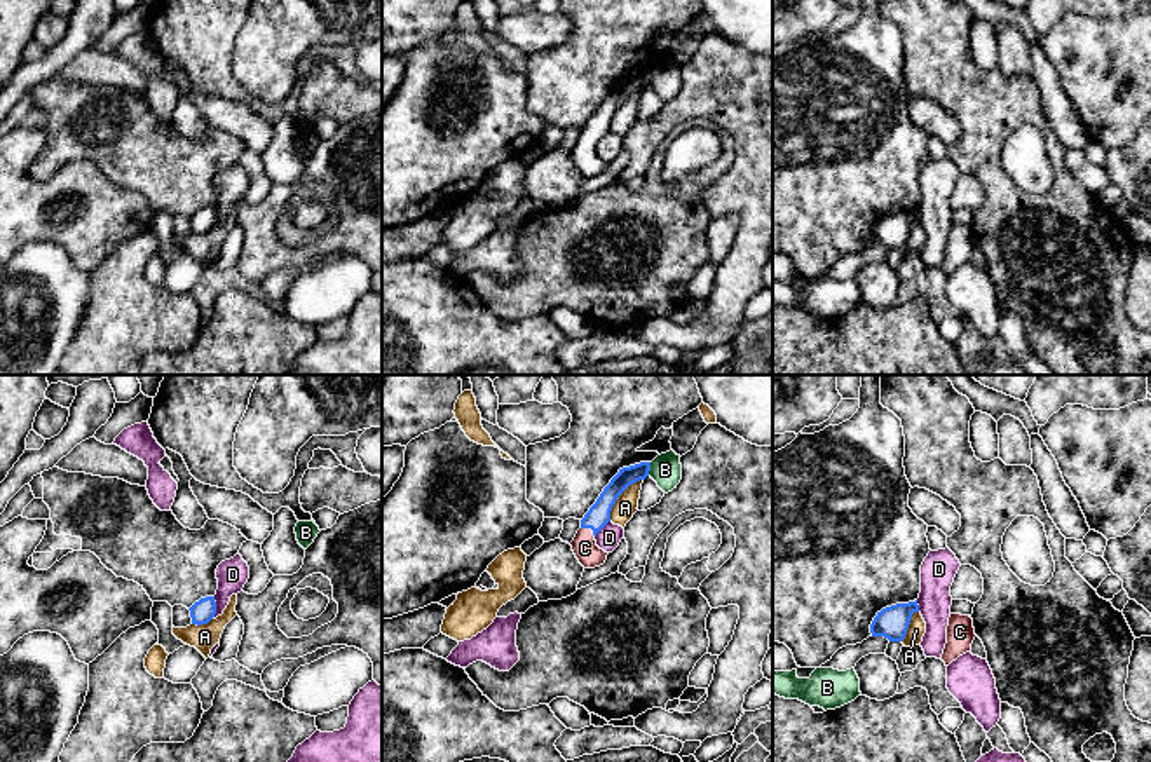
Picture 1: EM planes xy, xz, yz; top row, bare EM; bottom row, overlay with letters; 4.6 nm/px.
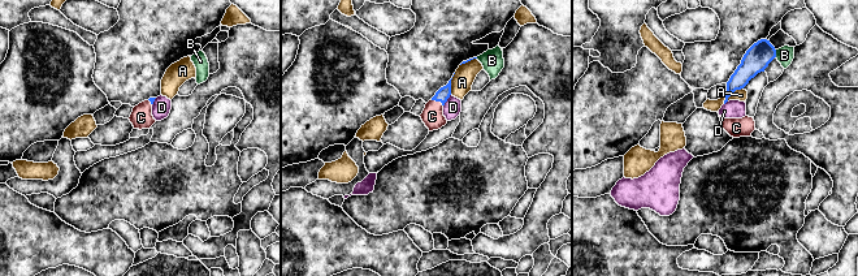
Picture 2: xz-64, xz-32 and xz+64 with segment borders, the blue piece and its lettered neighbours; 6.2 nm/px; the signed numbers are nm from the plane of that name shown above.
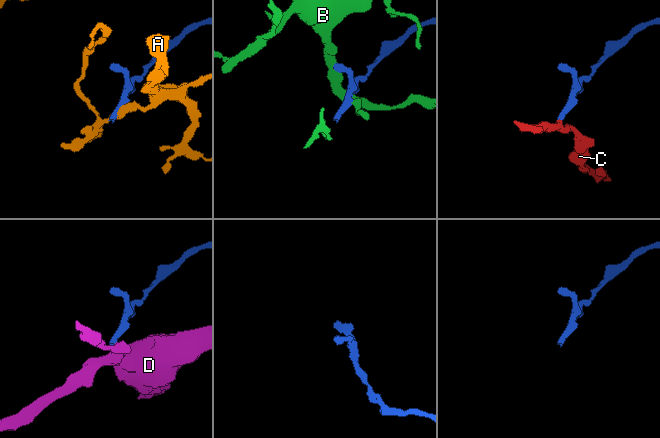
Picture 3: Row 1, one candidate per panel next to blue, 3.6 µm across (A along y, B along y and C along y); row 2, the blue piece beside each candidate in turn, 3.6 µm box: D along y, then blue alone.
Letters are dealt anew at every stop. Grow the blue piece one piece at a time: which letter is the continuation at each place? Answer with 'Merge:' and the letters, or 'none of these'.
Merge: C

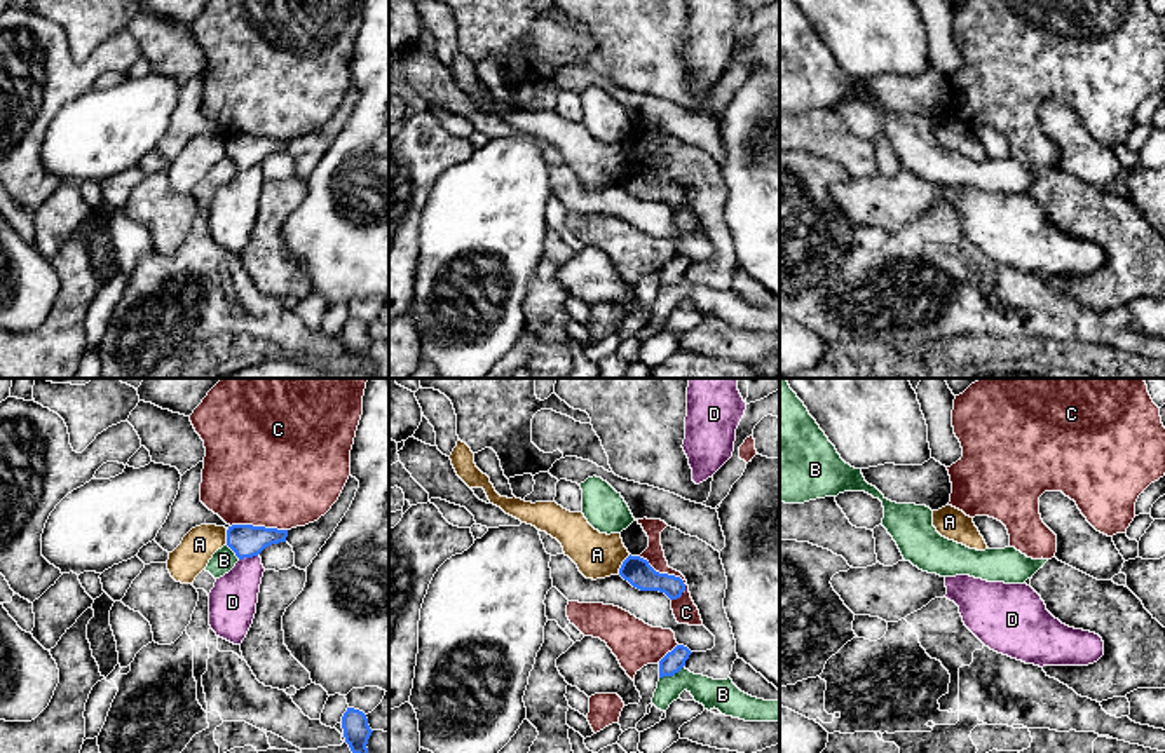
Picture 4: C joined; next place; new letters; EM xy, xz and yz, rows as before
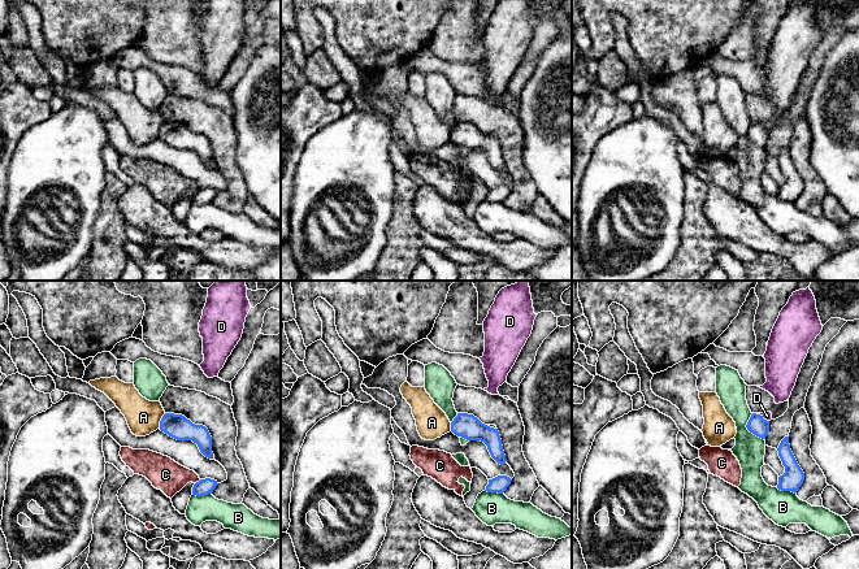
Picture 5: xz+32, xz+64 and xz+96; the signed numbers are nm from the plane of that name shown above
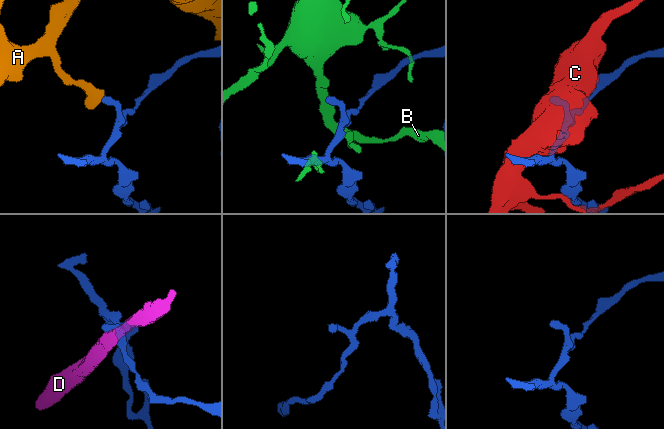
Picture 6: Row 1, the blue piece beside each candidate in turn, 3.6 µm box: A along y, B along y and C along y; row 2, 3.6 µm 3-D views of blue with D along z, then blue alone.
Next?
Merge: none of these

